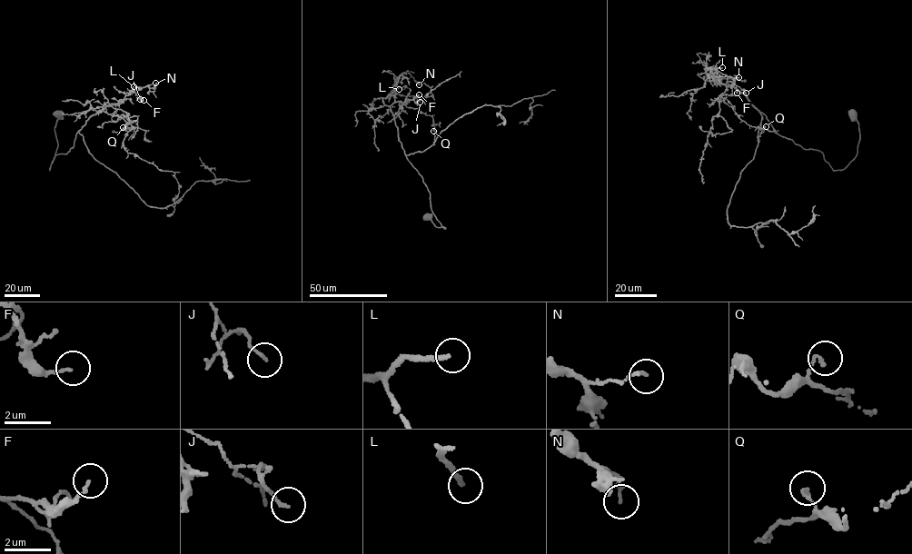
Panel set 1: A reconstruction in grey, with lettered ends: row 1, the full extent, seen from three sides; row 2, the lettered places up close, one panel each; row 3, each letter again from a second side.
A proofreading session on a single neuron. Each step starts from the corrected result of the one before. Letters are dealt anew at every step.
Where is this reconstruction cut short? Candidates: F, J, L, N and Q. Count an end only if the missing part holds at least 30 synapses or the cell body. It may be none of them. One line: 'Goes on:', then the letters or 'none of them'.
Goes on: L

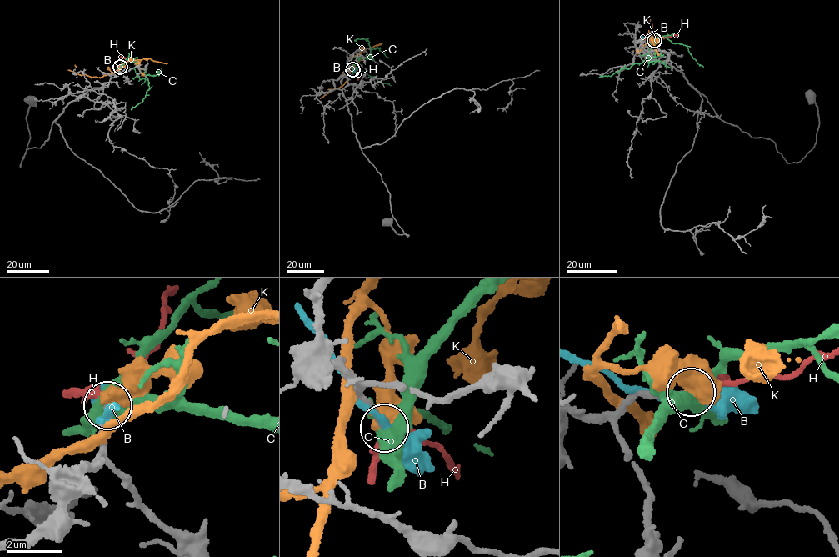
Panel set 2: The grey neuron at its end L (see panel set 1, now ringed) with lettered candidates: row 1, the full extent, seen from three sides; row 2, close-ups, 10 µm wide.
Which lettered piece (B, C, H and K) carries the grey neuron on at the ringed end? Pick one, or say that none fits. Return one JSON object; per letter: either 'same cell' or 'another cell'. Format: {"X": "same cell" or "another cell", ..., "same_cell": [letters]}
{"B": "another cell", "C": "another cell", "H": "same cell", "K": "another cell", "same_cell": ["H"]}

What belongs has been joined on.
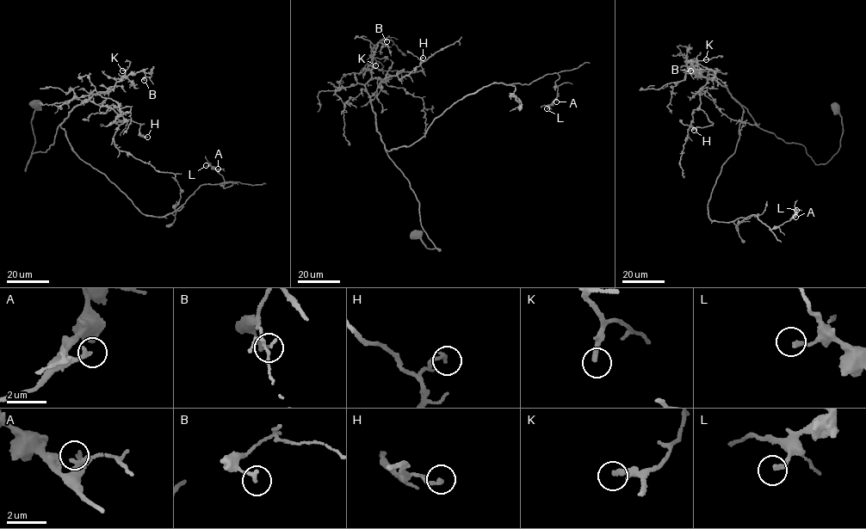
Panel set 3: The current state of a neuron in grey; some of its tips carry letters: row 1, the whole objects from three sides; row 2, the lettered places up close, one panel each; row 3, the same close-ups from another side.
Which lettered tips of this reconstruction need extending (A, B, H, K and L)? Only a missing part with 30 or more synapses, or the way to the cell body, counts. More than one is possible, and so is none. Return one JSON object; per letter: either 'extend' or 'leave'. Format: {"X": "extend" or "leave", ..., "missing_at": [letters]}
{"A": "leave", "B": "leave", "H": "leave", "K": "extend", "L": "leave", "missing_at": ["K"]}

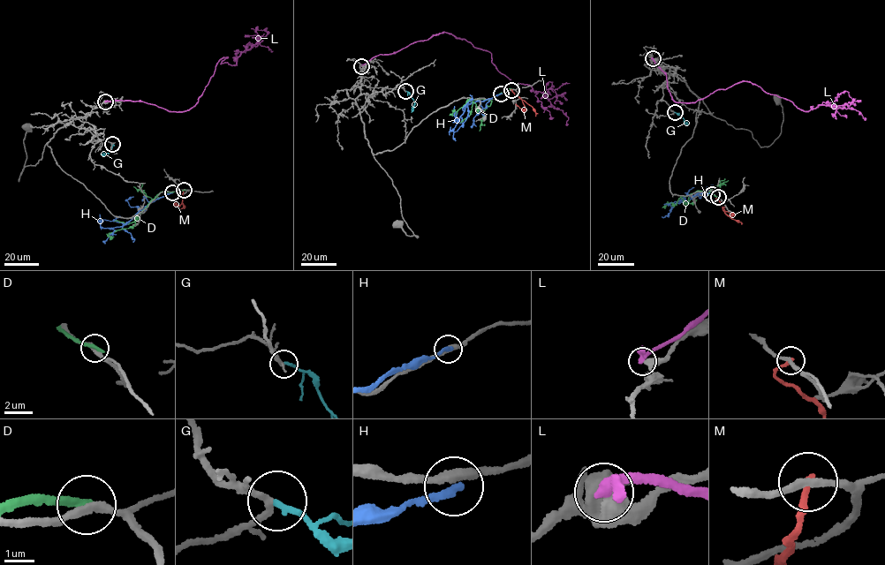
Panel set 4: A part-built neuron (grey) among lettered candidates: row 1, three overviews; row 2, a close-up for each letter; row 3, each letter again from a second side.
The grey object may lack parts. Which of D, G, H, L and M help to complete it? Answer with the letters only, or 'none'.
G

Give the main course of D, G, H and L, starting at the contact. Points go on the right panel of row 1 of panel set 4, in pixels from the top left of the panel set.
D: (718, 197), (708, 189), (697, 190), (681, 196), (676, 205), (669, 203), (661, 207)
G: (674, 112), (688, 123)
H: (712, 194), (699, 192), (692, 197), (685, 195), (680, 202), (669, 203), (670, 209)
L: (653, 58), (678, 103), (744, 81), (805, 111), (849, 106), (849, 92)

